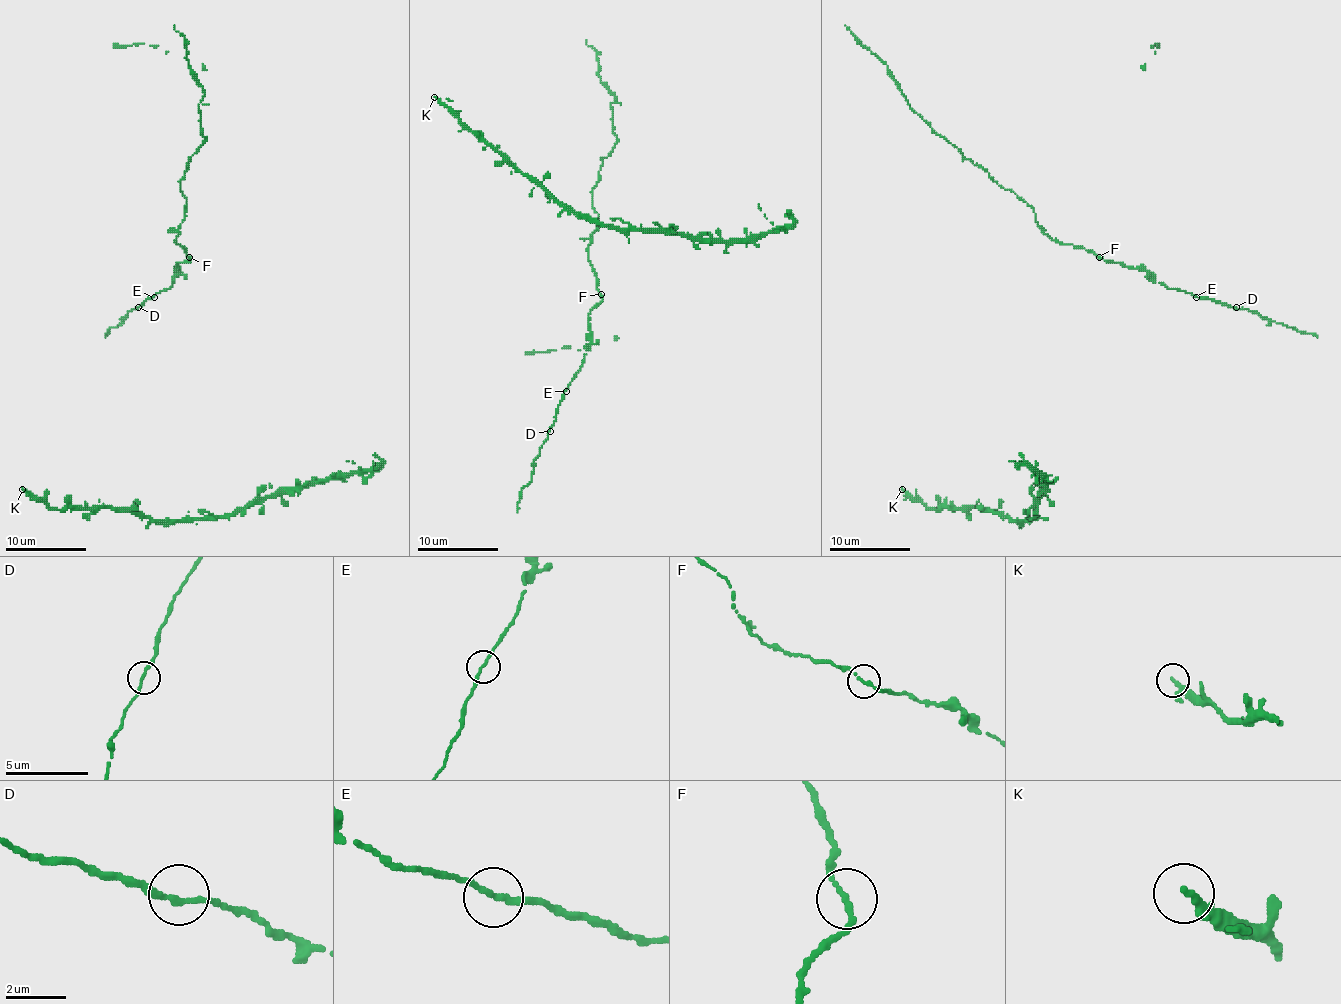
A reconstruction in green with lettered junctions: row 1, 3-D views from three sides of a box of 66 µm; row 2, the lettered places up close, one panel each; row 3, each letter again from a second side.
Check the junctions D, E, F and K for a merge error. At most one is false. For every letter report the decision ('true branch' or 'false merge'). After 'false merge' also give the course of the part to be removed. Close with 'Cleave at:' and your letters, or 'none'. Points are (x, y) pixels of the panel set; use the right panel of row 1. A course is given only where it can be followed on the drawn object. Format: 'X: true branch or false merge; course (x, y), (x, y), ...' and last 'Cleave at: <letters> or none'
D: true branch
E: true branch
F: true branch
K: true branch
Cleave at: none

